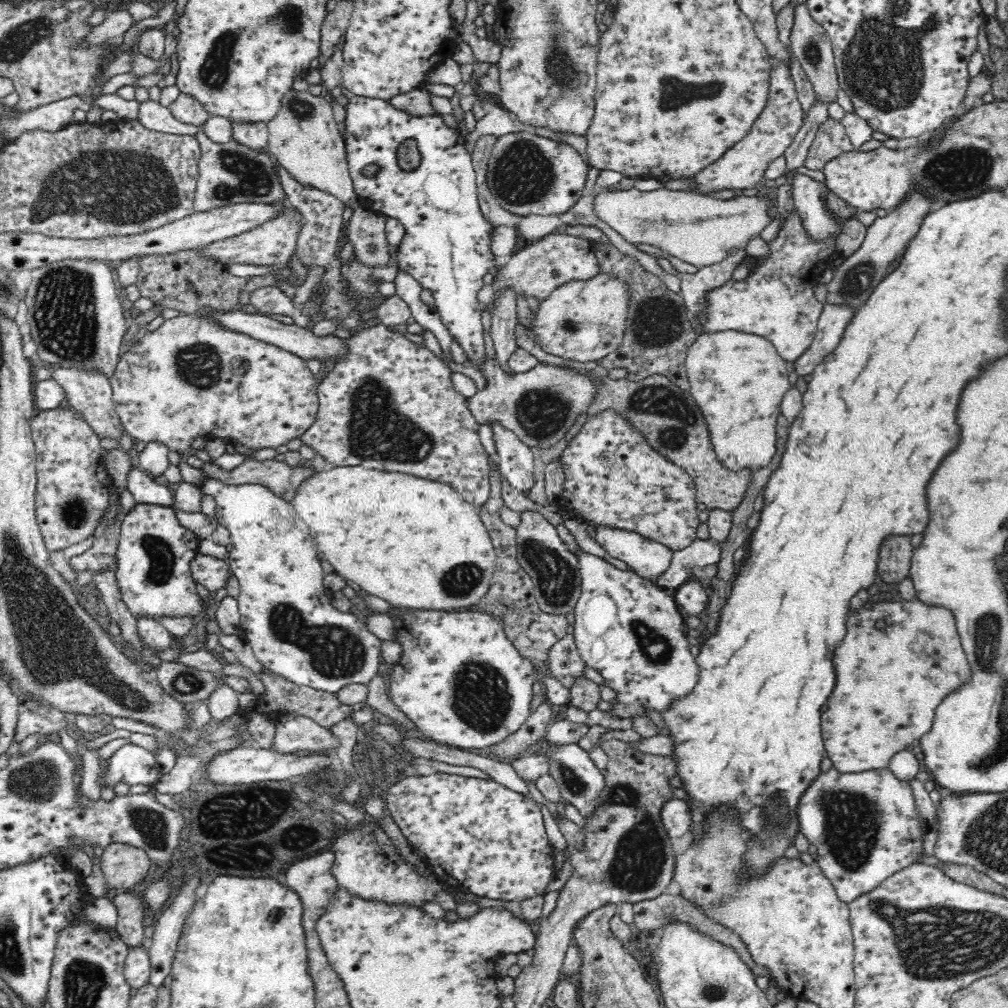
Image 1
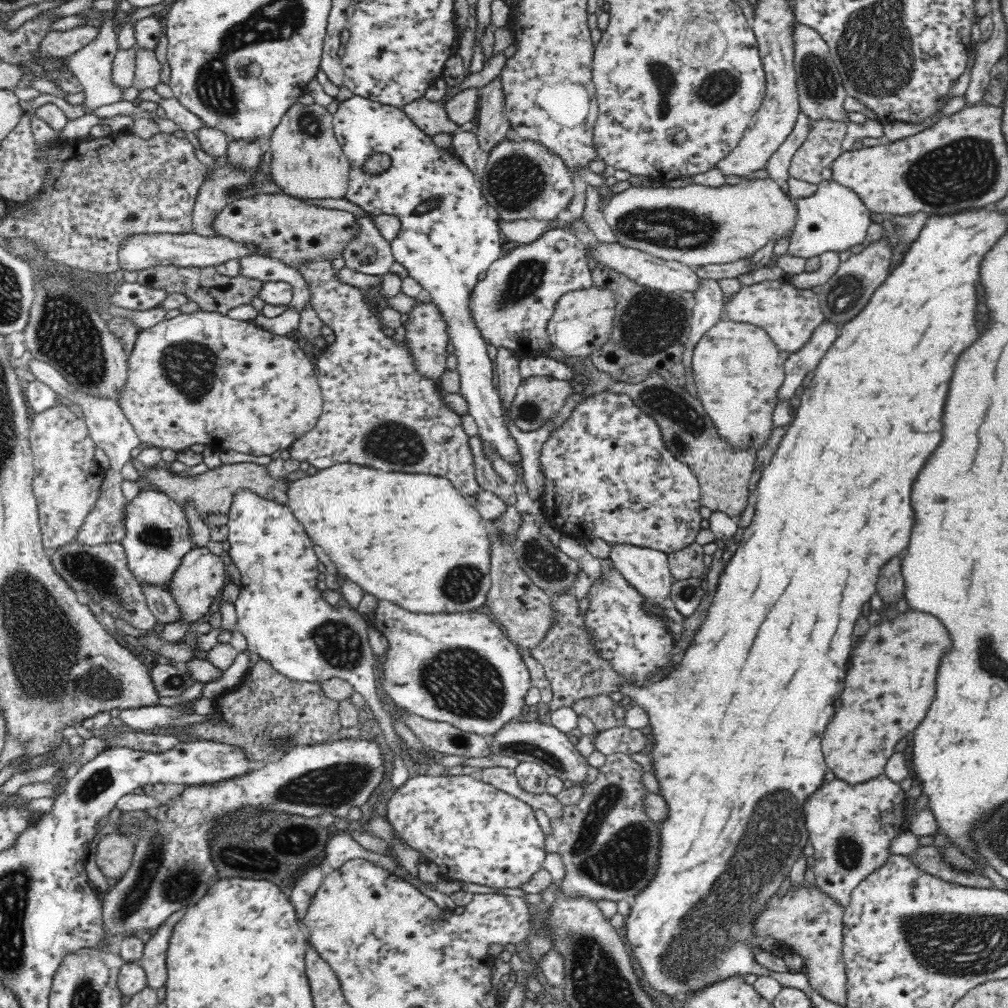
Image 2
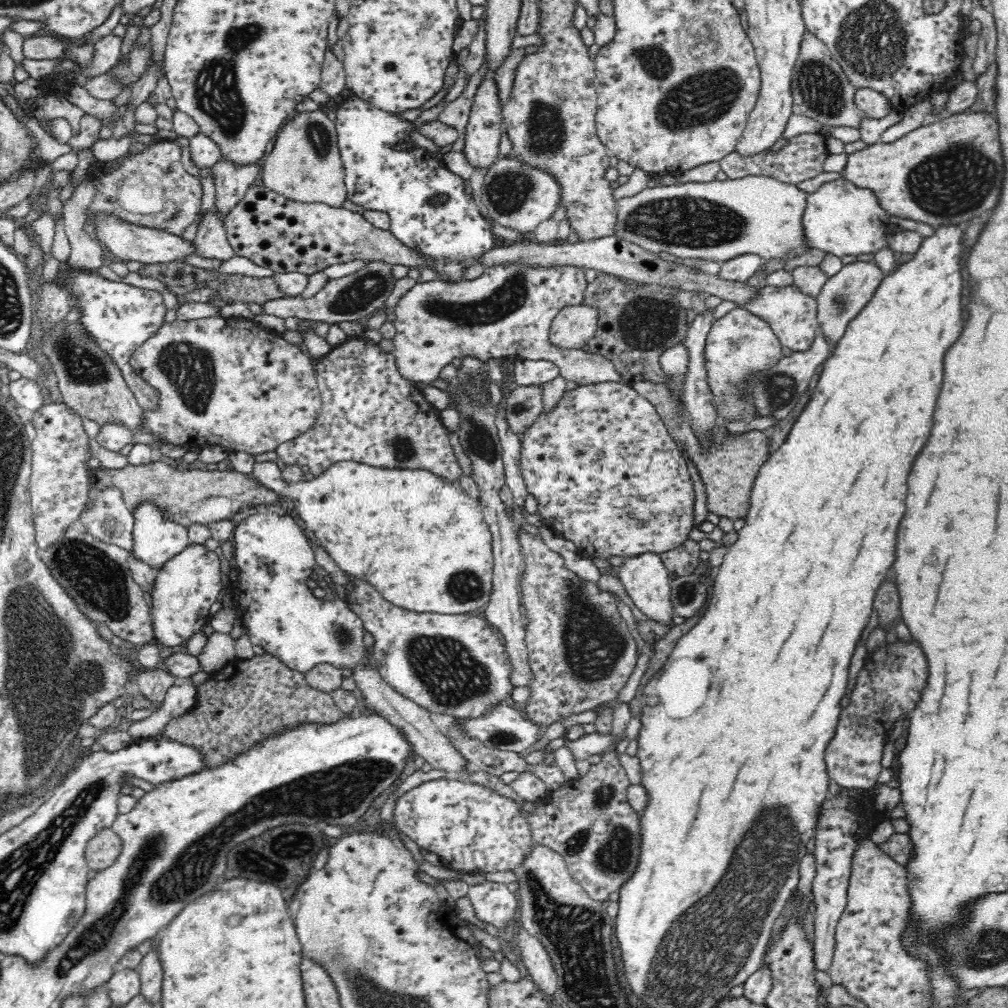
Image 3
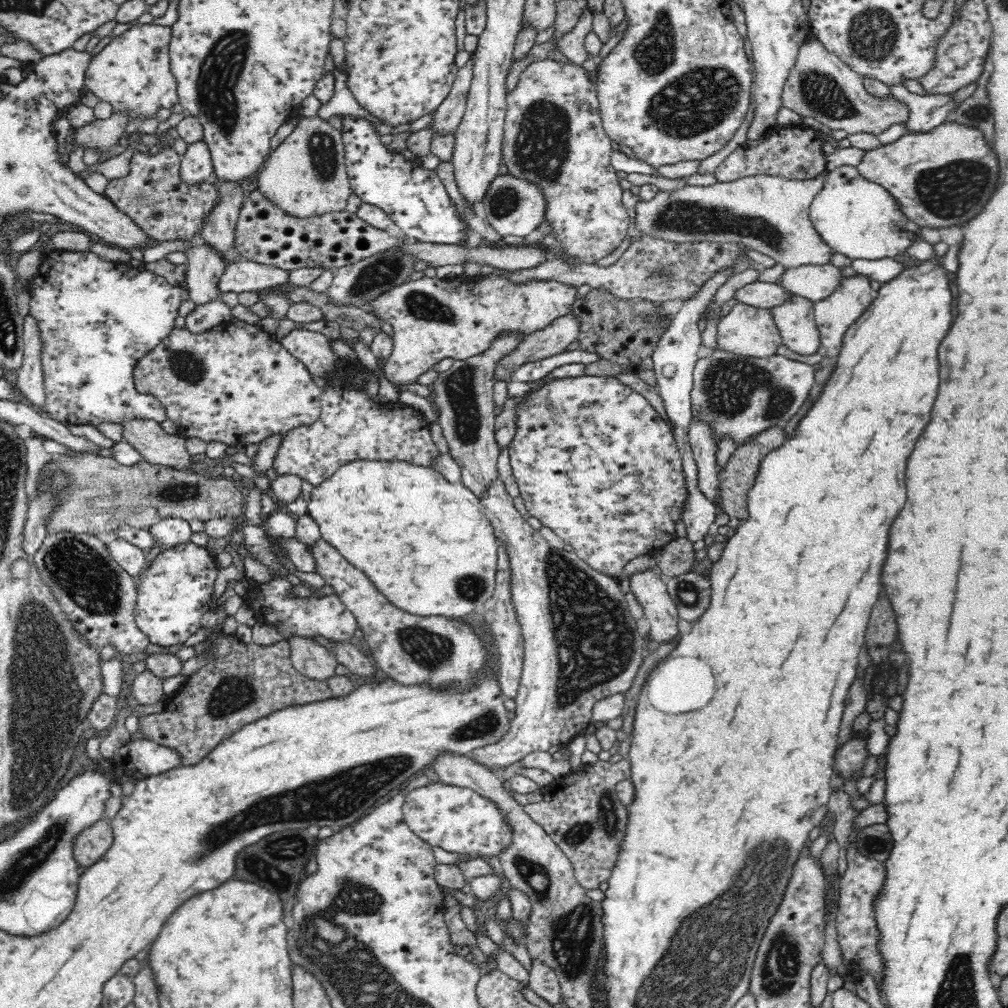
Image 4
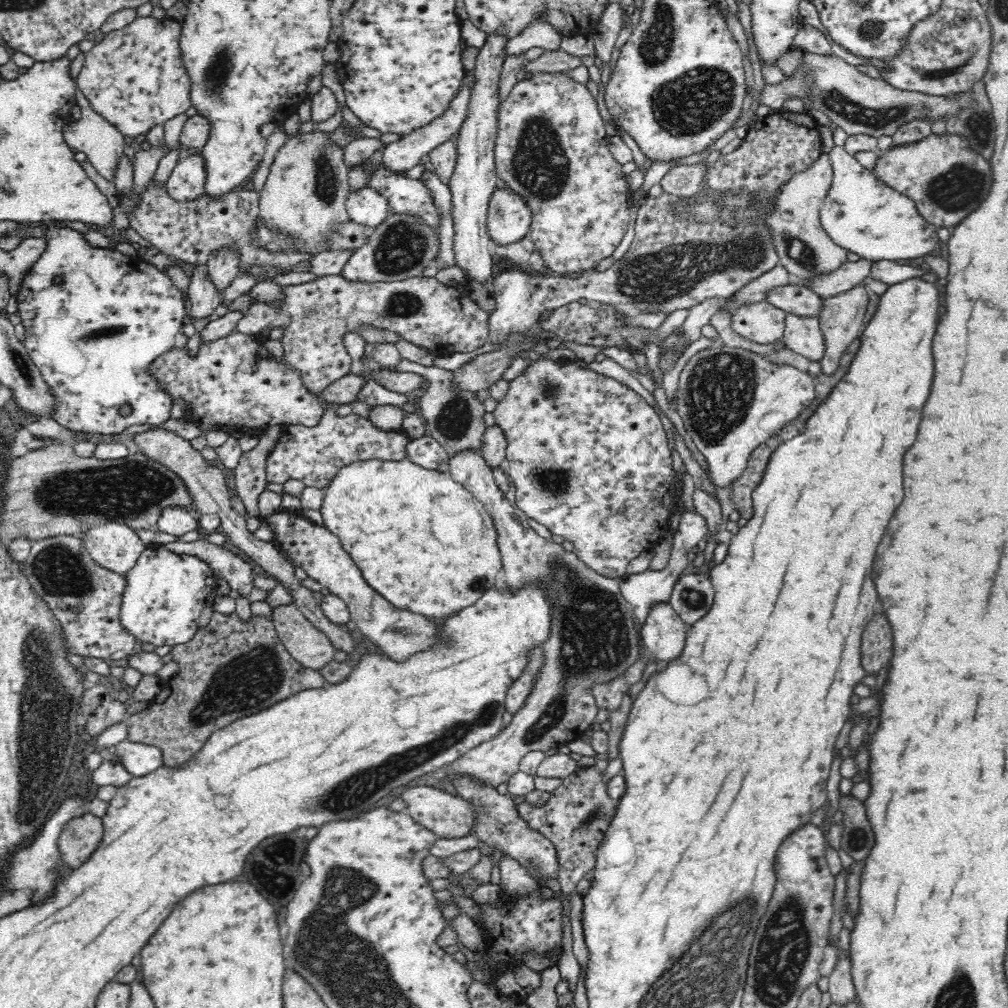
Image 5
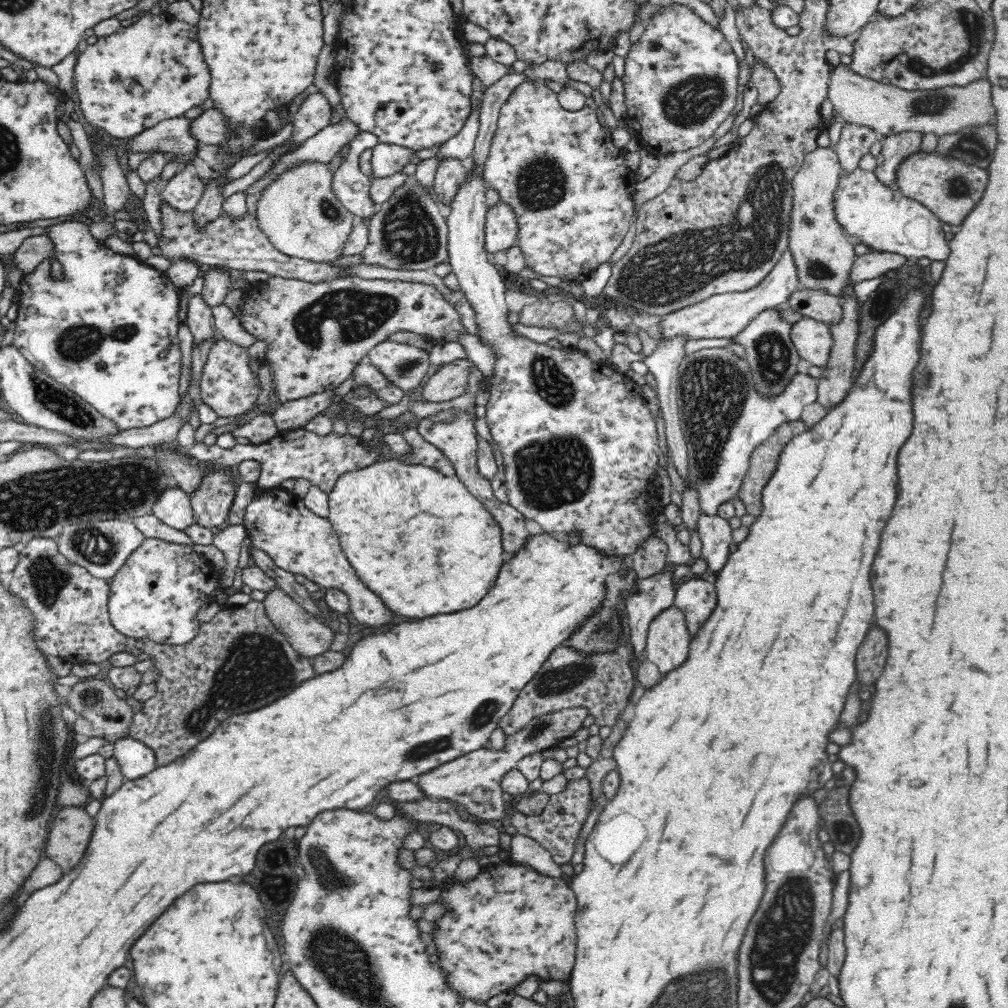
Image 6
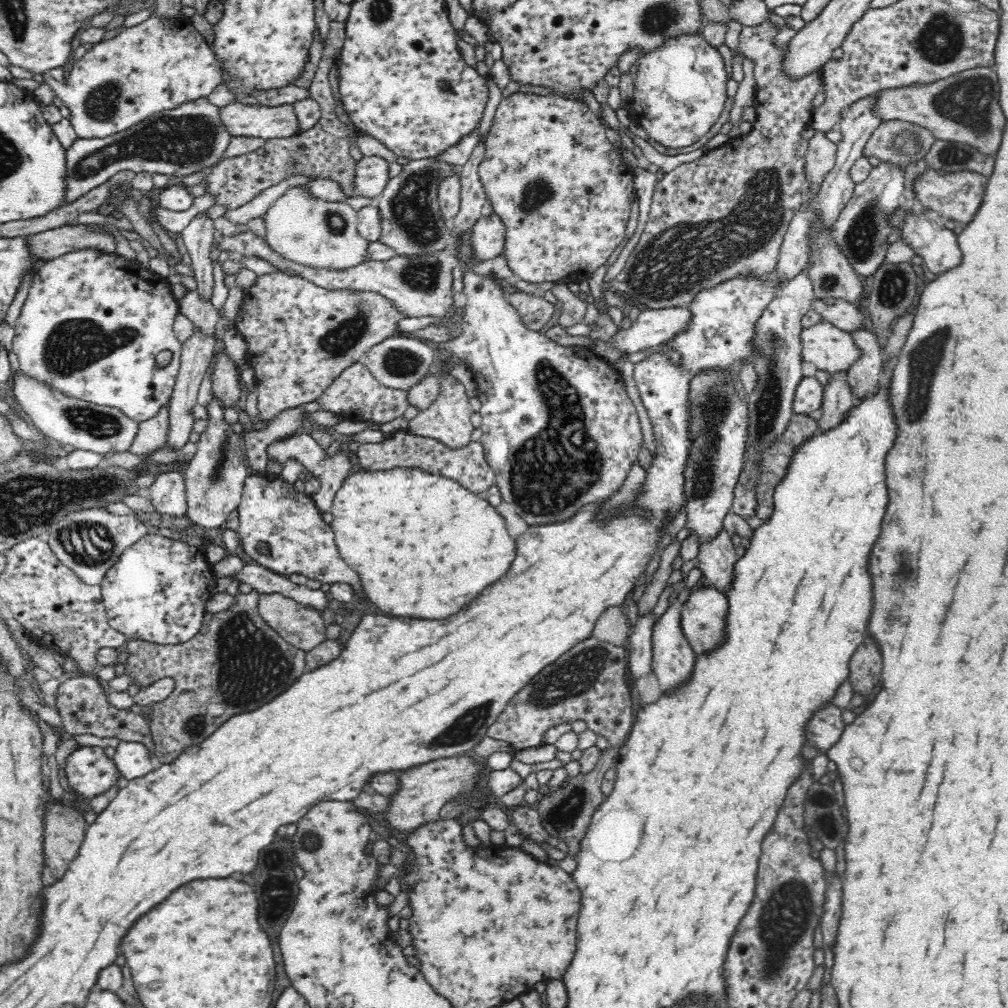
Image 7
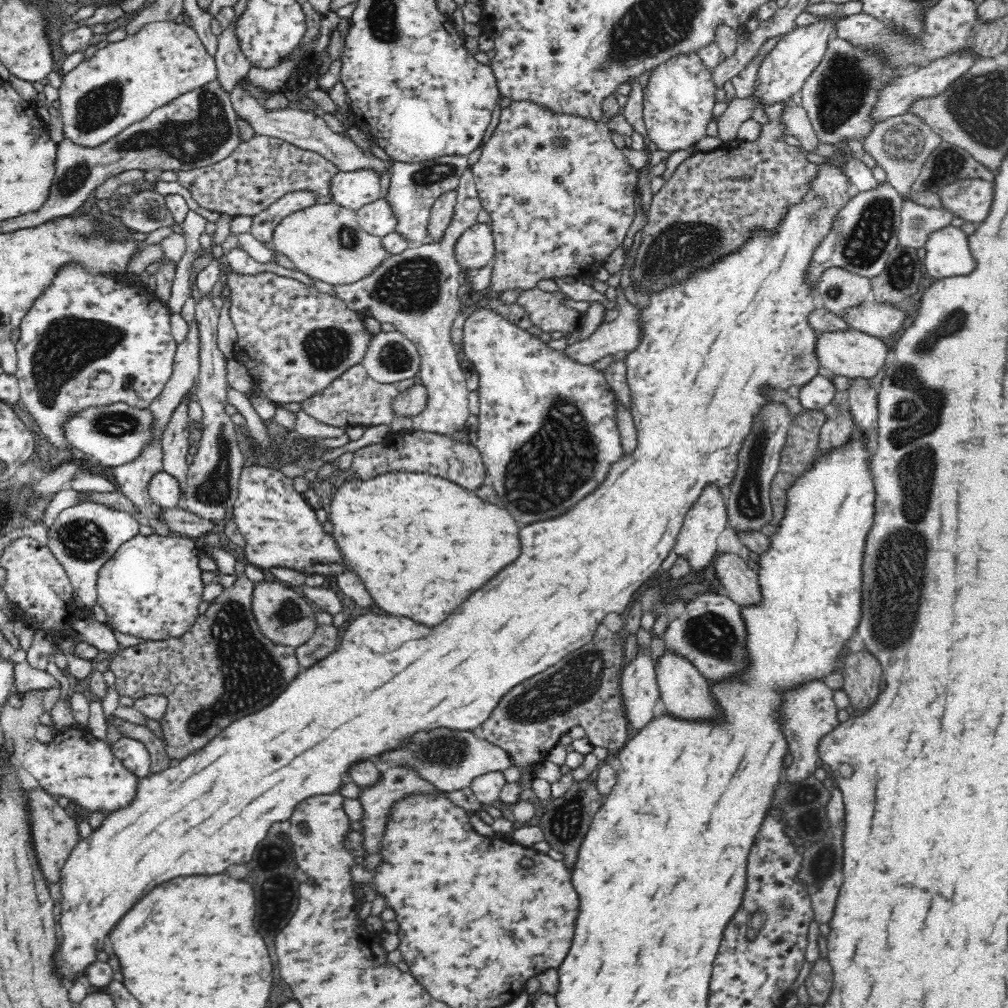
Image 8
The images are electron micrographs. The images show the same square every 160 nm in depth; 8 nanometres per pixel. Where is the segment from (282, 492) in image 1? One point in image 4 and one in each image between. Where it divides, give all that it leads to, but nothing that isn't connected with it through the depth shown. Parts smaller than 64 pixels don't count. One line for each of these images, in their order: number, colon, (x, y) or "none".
2: (212, 491)
3: (199, 496)
4: (105, 494)

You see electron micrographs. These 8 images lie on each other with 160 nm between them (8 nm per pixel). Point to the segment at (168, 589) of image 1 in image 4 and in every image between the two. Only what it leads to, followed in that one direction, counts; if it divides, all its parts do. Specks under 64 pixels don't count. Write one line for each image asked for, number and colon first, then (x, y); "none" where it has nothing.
2: (157, 534)
3: (157, 538)
4: (167, 534)

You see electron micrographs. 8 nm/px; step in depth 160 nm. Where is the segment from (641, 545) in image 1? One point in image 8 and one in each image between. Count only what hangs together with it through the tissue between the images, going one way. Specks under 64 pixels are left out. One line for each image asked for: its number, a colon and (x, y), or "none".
2: (648, 570)
3: (647, 581)
4: (650, 592)
5: (663, 633)
6: (668, 637)
7: (672, 656)
8: (684, 691)

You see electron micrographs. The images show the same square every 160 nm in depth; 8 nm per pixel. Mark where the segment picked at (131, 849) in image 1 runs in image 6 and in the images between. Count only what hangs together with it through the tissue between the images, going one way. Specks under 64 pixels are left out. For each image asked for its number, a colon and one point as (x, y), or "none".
2: (115, 854)
3: (103, 851)
4: (90, 847)
5: (84, 836)
6: (71, 832)

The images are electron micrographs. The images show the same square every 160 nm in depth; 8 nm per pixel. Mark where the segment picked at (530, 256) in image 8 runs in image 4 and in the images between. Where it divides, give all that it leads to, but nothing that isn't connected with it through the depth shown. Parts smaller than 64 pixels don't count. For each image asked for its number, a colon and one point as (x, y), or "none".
4: (554, 136)
5: (552, 148)
6: (565, 178)
7: (562, 189)

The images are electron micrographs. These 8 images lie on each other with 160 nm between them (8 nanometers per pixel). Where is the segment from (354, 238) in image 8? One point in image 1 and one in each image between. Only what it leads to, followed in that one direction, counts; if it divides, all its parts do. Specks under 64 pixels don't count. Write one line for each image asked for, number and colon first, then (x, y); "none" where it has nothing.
1: (303, 137)
2: (308, 161)
3: (305, 164)
4: (306, 175)
5: (305, 192)
6: (299, 212)
7: (308, 230)

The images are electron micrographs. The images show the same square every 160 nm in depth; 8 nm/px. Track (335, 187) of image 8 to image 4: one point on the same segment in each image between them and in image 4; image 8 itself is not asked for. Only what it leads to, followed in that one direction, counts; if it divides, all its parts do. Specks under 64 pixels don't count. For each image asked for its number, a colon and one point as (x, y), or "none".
4: (447, 117)
5: (405, 153)
6: (387, 158)
7: (372, 176)

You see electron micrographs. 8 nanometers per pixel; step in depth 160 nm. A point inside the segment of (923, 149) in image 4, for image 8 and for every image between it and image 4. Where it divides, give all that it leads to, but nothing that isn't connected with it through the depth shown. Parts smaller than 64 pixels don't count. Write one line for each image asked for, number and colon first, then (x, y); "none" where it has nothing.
5: (947, 178)
6: (949, 187)
7: (956, 195)
8: (970, 199)

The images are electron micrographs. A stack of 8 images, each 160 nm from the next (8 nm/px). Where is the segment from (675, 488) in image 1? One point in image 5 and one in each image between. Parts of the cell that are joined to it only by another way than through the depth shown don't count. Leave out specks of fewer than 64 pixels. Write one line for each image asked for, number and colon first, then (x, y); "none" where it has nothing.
2: (607, 474)
3: (601, 465)
4: (594, 461)
5: (589, 458)

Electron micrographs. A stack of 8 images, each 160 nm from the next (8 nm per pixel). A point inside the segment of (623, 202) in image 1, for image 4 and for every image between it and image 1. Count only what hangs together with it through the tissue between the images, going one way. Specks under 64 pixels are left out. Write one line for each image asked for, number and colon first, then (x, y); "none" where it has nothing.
2: (697, 225)
3: (717, 221)
4: (770, 215)

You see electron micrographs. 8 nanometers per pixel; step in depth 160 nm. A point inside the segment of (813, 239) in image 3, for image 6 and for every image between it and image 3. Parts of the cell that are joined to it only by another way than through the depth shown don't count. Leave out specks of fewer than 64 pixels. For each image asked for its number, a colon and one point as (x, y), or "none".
4: (855, 217)
5: (862, 215)
6: (870, 212)

